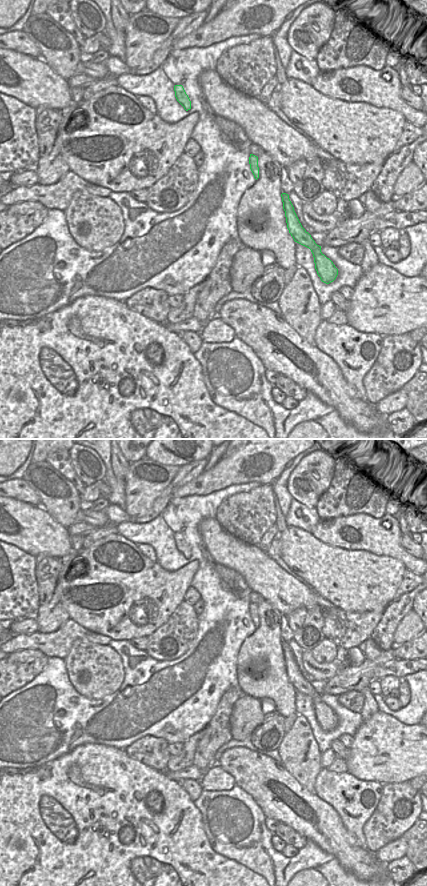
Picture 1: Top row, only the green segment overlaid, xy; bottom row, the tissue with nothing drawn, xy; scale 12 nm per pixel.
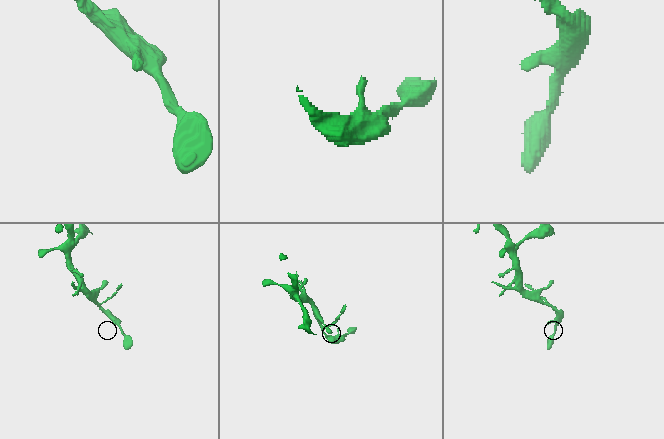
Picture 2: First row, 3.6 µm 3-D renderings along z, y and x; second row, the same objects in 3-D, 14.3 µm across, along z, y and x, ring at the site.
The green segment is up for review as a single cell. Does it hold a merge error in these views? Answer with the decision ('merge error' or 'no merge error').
no merge error

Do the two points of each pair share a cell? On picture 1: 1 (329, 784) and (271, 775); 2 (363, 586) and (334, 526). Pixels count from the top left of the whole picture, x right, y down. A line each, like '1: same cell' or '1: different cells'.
1: different cells
2: different cells

